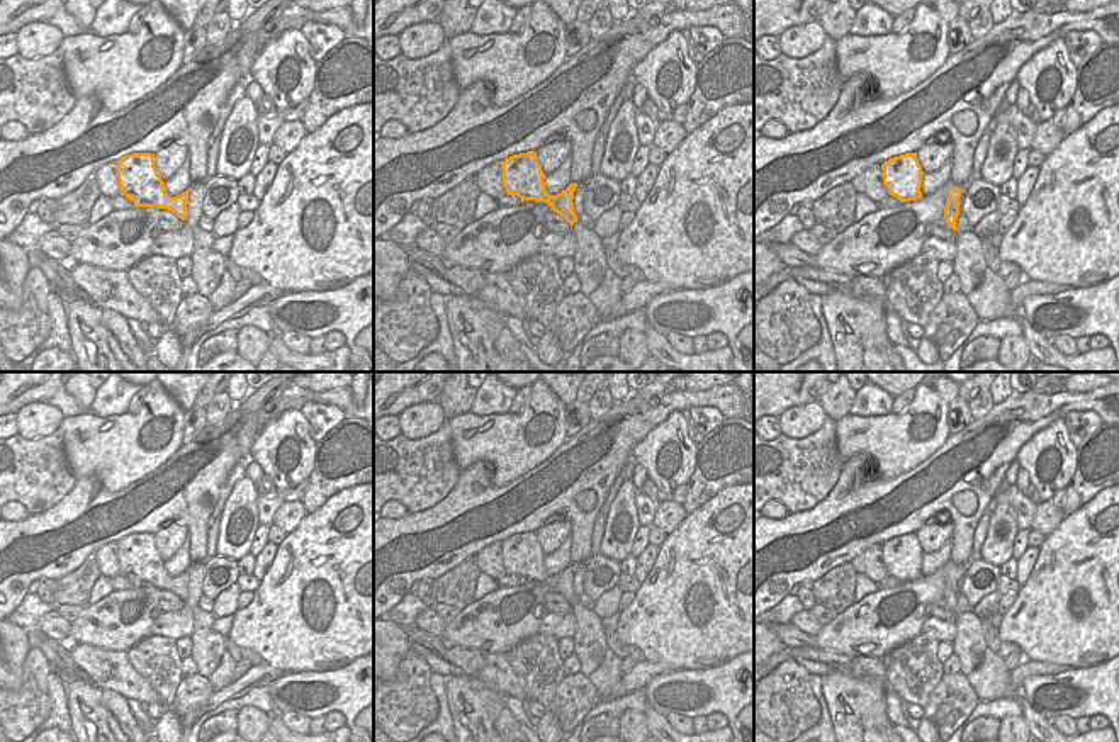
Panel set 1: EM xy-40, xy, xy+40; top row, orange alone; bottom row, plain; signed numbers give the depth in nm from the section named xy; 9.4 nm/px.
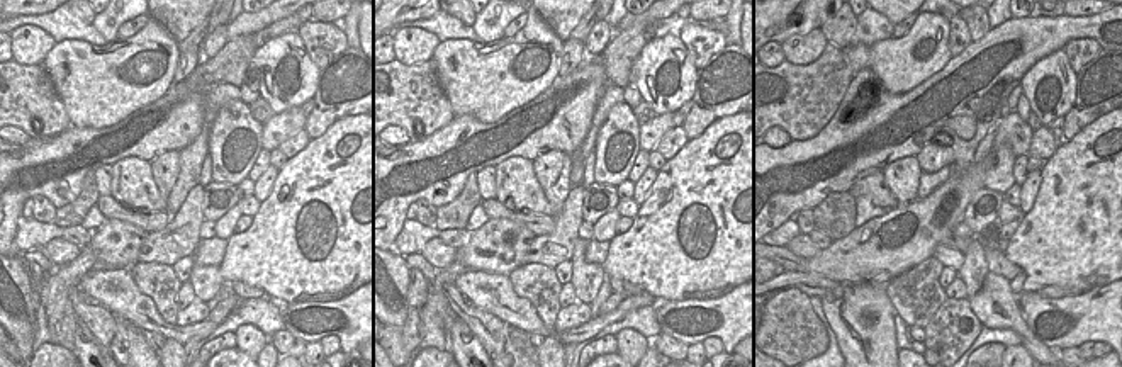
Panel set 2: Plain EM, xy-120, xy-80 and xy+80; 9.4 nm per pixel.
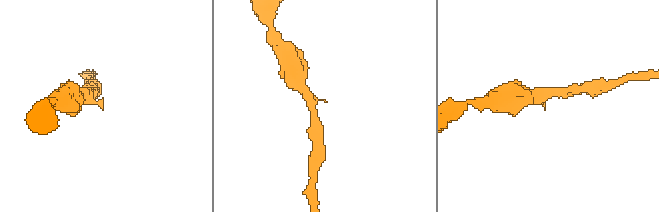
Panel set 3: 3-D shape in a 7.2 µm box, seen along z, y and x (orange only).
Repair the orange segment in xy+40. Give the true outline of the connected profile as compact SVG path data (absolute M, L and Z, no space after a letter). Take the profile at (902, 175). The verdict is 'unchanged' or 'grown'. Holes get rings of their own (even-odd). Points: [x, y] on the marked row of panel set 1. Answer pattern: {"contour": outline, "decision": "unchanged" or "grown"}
{"contour": "M905 153L890 158L881 165L883 183L888 194L900 202L917 200L922 197L922 166L917 160L917 153Z", "decision": "unchanged"}

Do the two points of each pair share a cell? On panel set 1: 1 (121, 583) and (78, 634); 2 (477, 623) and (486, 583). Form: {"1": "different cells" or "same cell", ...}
{"1": "different cells", "2": "different cells"}

